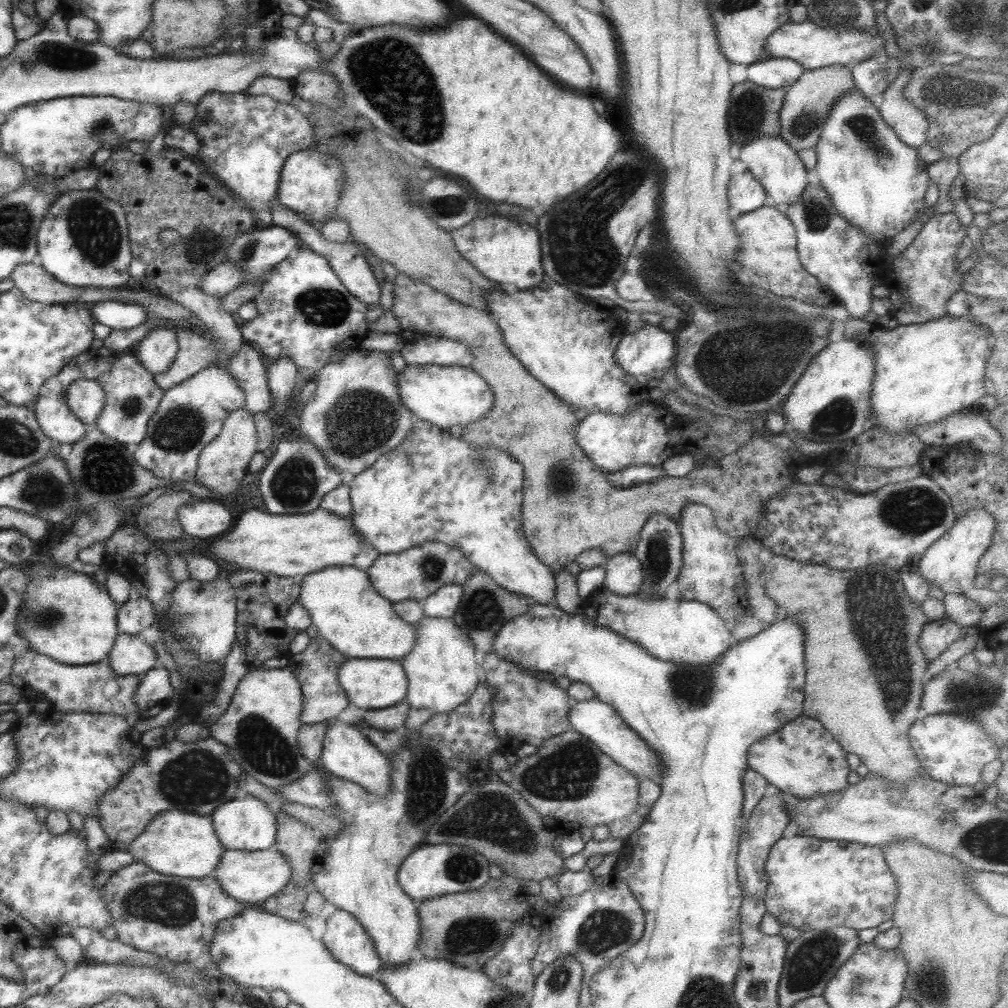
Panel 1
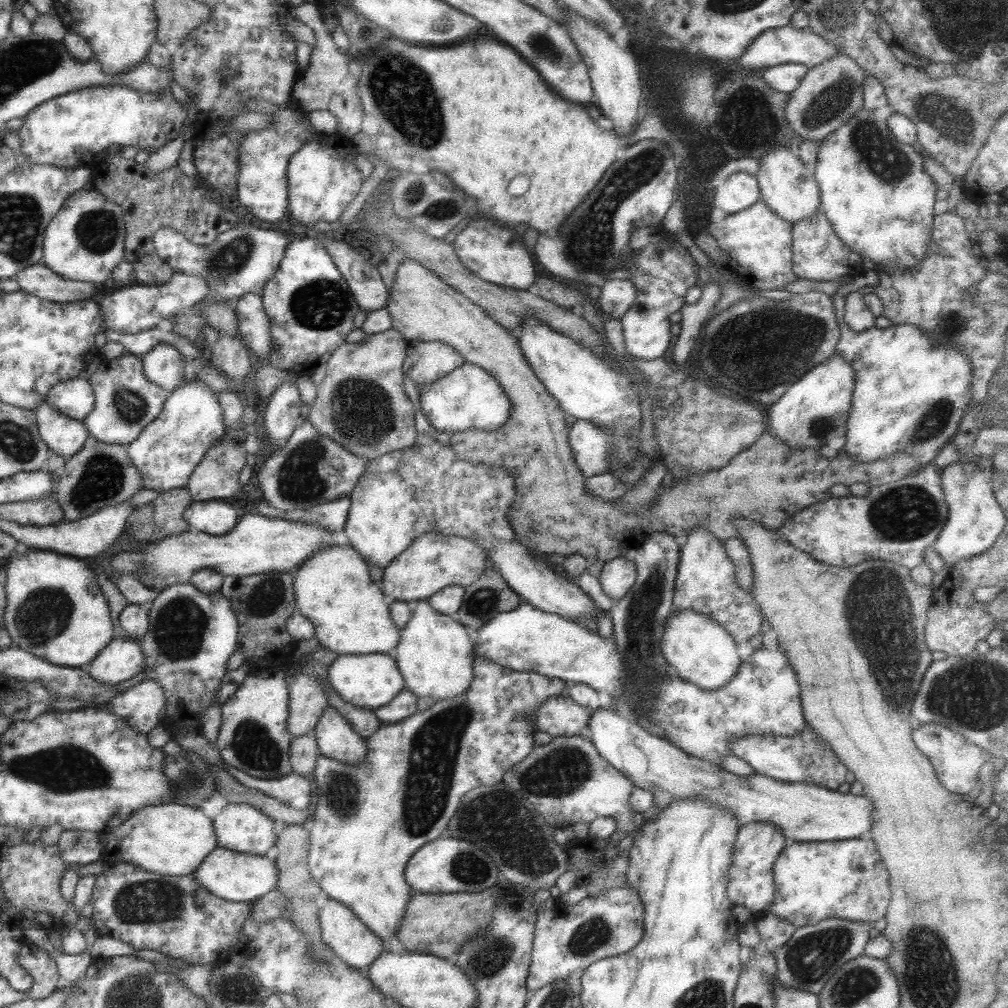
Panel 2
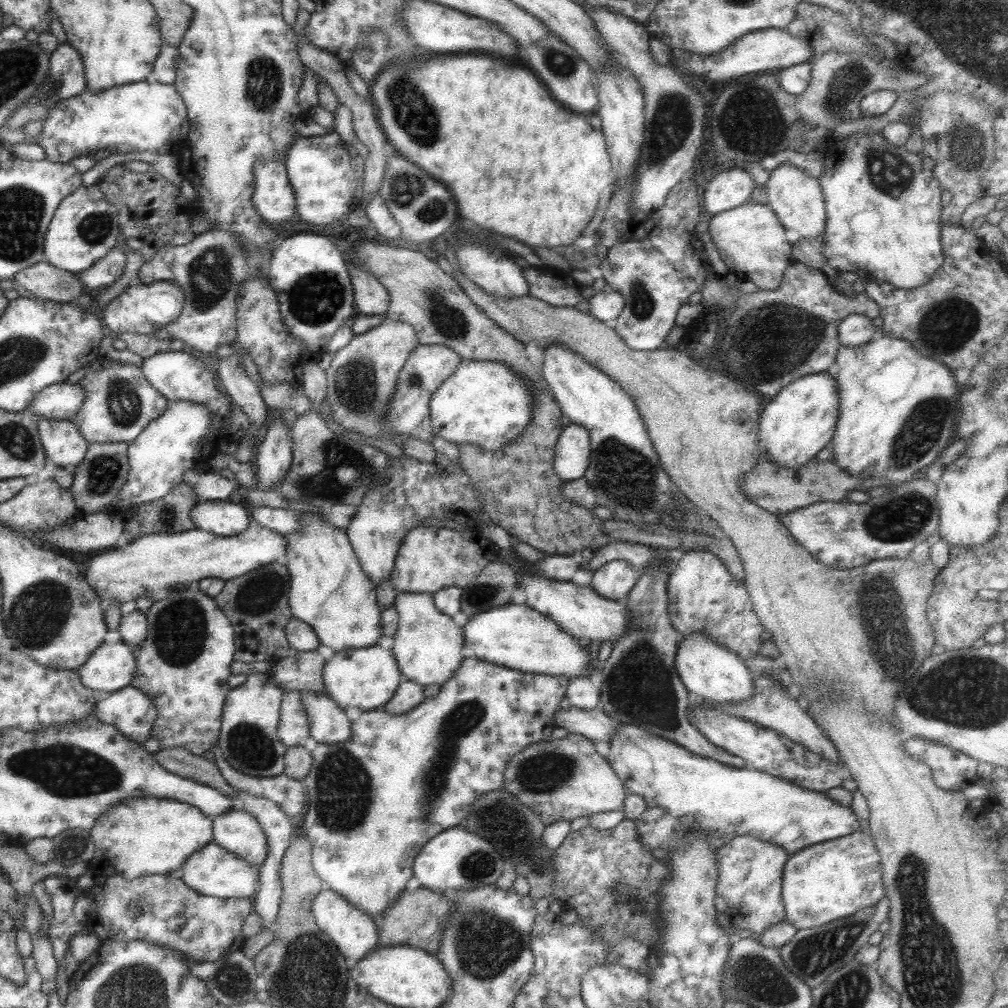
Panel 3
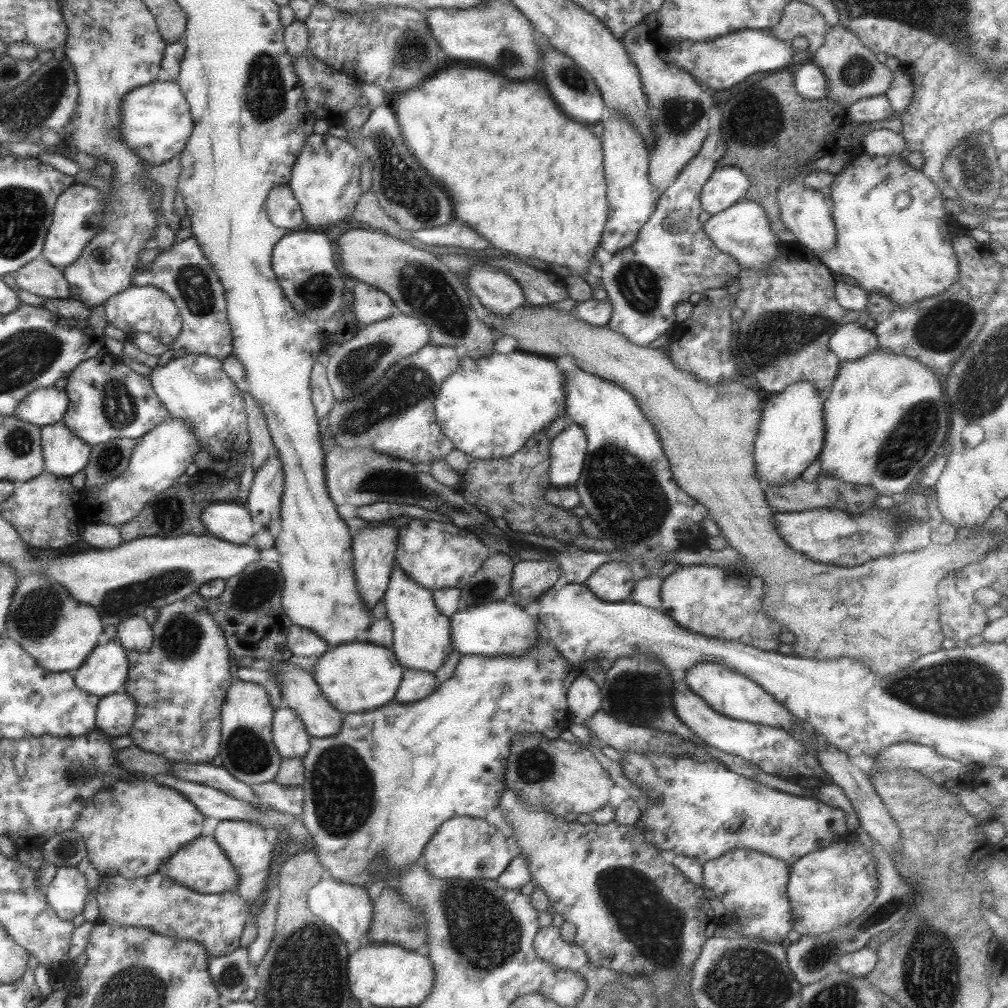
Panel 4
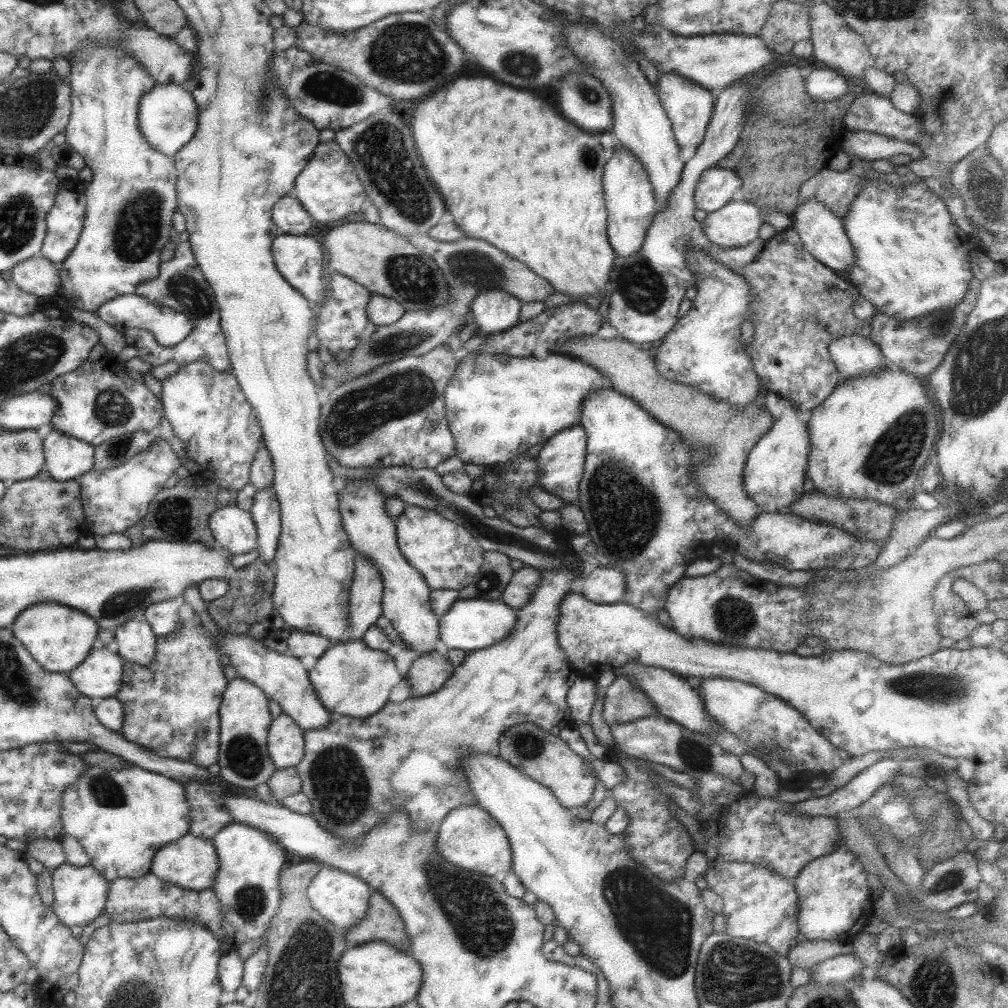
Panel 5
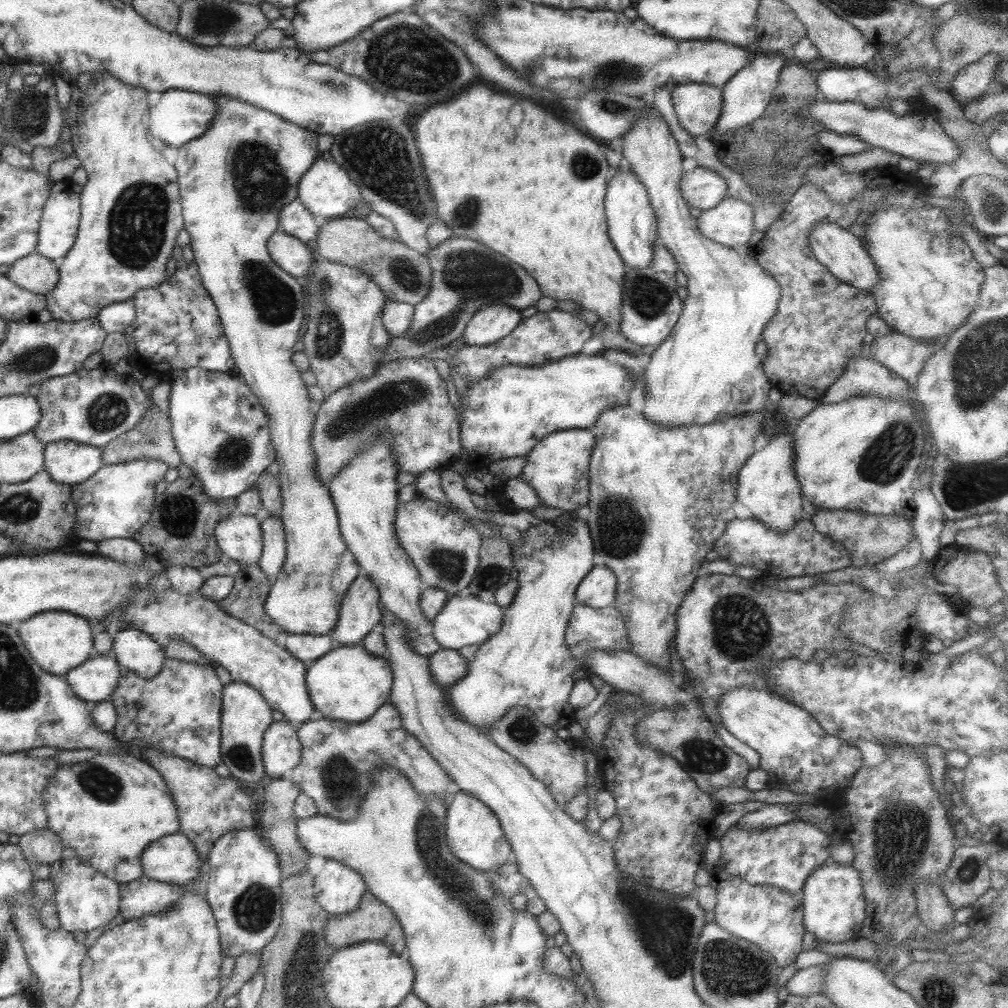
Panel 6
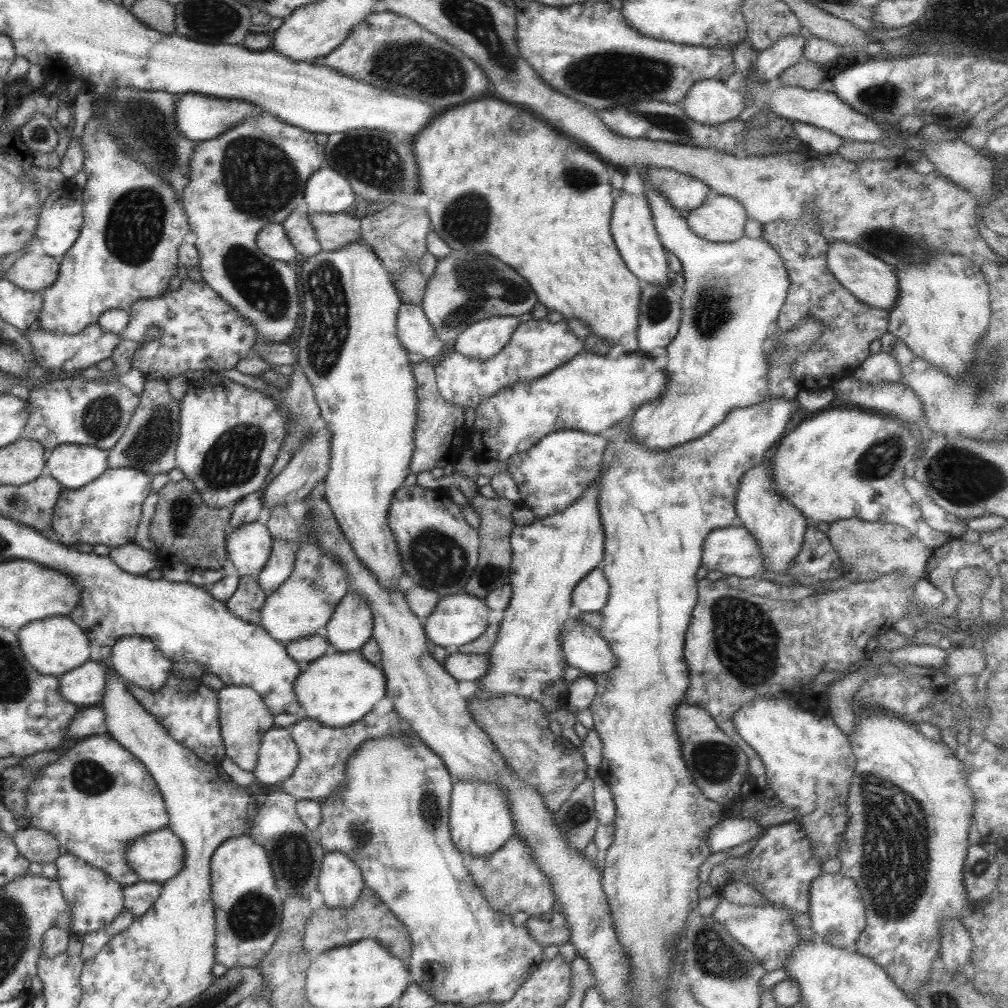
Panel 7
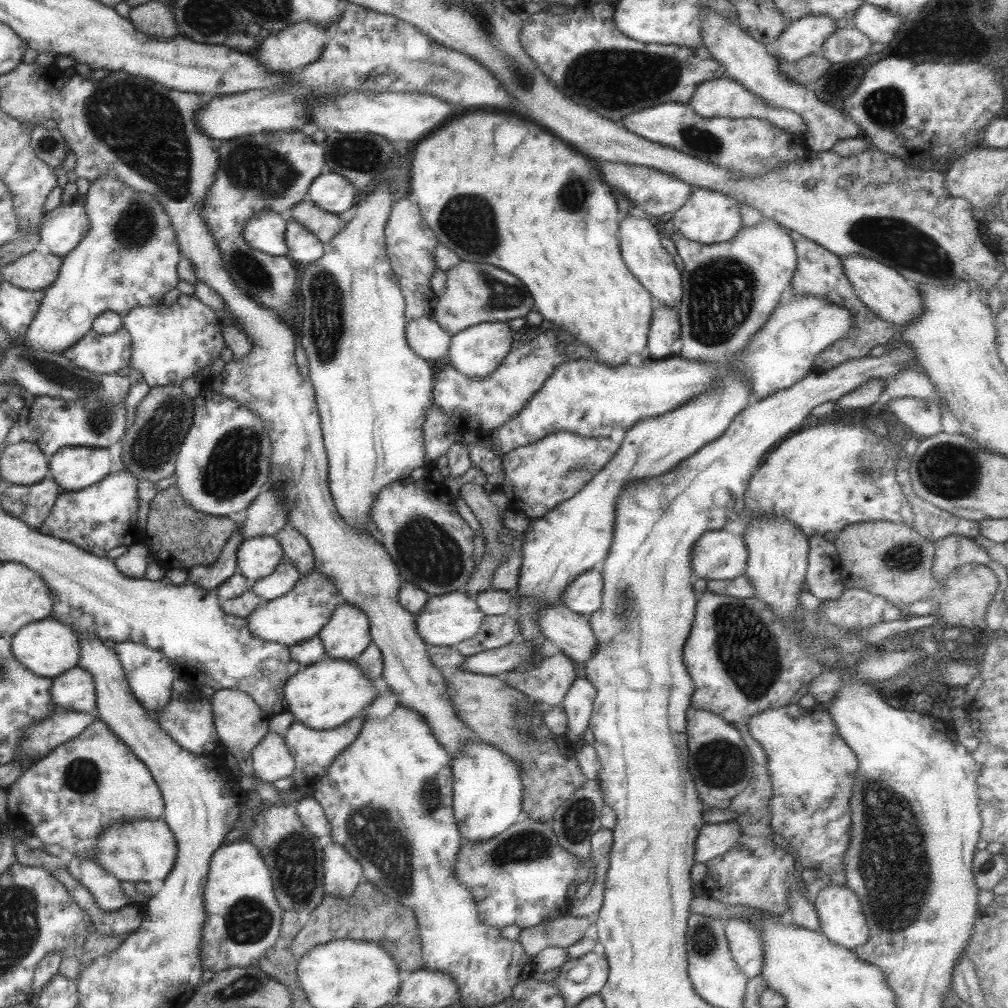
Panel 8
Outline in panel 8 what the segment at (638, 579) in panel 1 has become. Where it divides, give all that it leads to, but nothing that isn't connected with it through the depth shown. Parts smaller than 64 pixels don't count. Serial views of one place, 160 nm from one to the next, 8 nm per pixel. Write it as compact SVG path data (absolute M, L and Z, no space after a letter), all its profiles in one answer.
M595 564L587 572L579 574L575 580L571 580L562 590L558 600L571 612L588 616L597 610L601 600L602 577L601 566Z

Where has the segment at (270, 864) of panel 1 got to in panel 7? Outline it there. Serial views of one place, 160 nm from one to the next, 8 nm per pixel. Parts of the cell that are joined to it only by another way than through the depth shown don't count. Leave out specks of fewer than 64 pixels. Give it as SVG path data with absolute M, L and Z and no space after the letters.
M165 827L129 841L124 857L139 881L162 885L182 869L183 845Z

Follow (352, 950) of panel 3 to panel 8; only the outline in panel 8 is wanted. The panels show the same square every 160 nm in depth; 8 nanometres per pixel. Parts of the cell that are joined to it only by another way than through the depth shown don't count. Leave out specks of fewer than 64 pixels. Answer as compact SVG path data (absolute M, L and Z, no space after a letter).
M327 843L322 848L322 887L325 895L345 898L363 880L361 865L341 845Z

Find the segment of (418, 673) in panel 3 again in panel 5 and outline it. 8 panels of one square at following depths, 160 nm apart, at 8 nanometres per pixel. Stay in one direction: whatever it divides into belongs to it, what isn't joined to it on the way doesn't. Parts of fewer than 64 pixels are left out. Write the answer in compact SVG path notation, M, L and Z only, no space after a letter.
M355 481L338 493L338 512L351 548L379 571L382 586L381 619L395 629L400 641L421 655L433 649L438 639L438 616L430 607L430 588L399 552L394 520L385 514L384 498L371 484Z

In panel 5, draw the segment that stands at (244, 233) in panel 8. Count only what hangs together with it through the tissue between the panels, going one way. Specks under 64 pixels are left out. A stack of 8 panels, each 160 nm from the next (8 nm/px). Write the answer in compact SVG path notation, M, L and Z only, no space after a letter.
M280 234L271 241L272 259L277 272L295 289L298 290L312 309L322 306L326 293L324 271L324 252L315 238L301 235Z

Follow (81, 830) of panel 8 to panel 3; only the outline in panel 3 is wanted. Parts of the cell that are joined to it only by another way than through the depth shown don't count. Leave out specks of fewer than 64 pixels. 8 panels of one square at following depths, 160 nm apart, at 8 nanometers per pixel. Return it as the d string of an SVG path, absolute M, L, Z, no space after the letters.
M153 797L130 798L105 809L88 833L94 846L90 868L107 865L125 879L167 875L181 867L191 853L211 841L212 818L184 802Z

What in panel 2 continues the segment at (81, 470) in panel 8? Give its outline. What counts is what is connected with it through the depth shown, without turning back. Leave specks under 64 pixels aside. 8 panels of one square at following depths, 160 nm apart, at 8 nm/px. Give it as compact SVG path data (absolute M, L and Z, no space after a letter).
M44 401L33 411L39 439L55 456L68 459L79 453L88 438L82 421L61 414L54 406Z

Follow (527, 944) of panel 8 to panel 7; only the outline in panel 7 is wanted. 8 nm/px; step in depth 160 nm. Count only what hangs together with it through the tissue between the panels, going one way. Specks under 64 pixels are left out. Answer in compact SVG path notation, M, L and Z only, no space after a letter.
M554 910L527 918L524 923L531 941L541 947L563 945L568 942L569 930L563 914Z

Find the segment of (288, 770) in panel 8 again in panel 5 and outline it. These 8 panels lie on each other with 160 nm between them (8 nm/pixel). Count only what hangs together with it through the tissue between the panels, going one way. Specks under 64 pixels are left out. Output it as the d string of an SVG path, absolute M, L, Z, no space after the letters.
M281 714L271 720L266 734L266 749L277 769L294 767L303 756L303 733L295 722Z

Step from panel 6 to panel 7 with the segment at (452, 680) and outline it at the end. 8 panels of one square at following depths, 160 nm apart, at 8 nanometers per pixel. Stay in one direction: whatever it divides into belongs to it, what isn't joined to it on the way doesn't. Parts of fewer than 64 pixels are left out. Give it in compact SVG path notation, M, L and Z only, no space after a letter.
M450 649L442 667L459 682L475 682L488 671L488 658L486 654L461 654Z

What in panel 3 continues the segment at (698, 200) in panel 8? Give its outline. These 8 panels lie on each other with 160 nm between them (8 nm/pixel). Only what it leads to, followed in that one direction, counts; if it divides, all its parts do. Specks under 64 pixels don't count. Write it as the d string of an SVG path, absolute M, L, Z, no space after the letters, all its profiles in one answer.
M745 202L707 217L711 243L729 272L739 280L751 281L758 289L775 290L790 265L792 244L785 240L783 226L764 204Z

